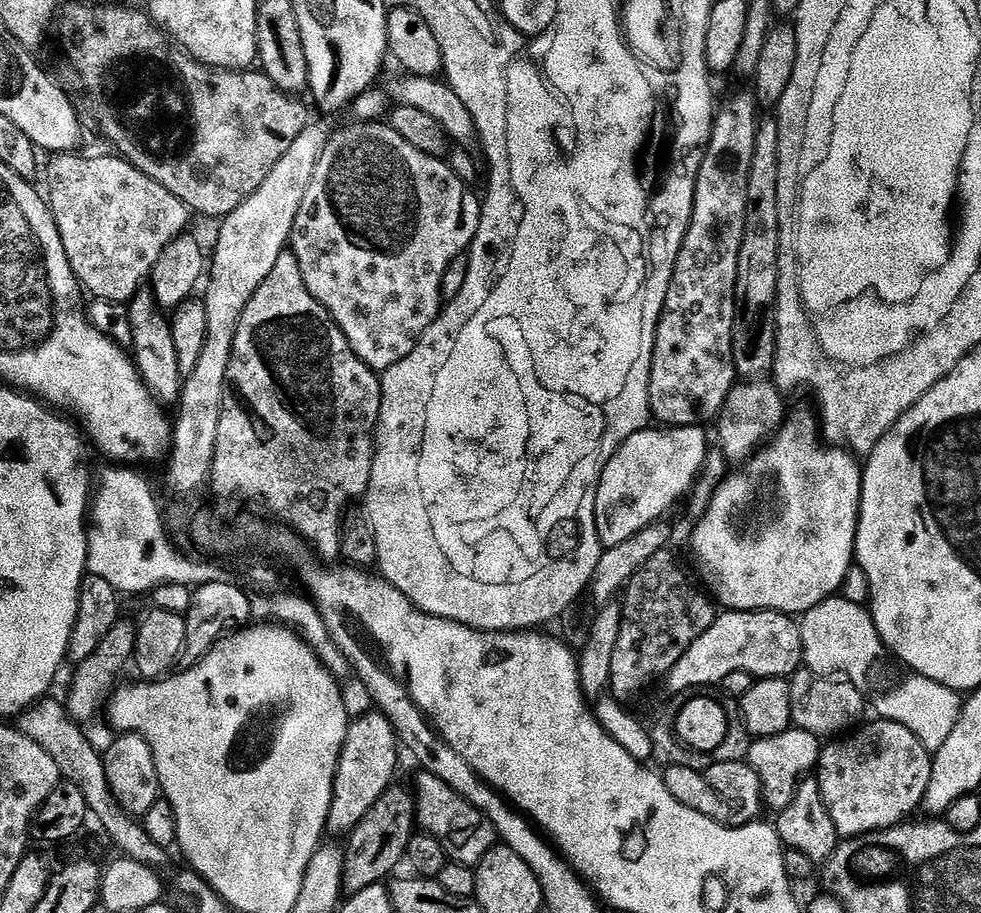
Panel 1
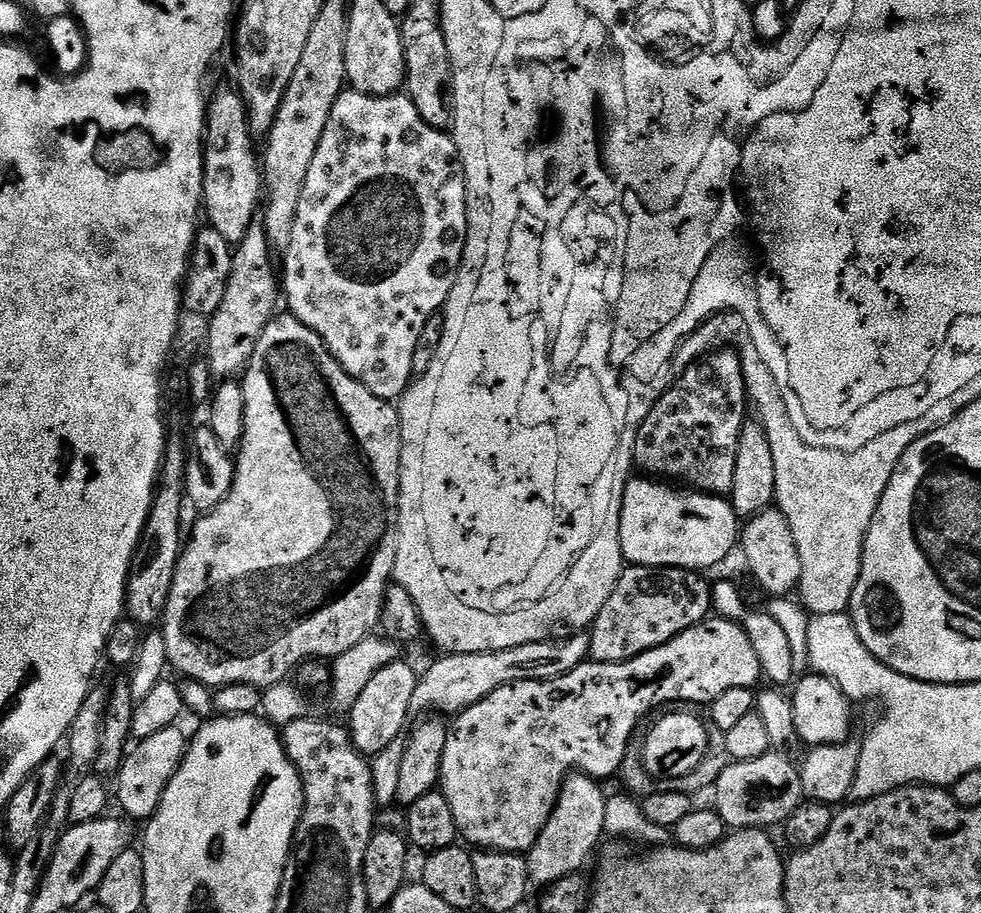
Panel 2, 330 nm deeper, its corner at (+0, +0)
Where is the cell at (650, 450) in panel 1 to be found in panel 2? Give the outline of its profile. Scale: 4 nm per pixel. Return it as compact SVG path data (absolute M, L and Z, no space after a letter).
M656 478L643 479L629 479L622 490L620 541L629 565L705 570L722 563L732 547L737 547L742 524L723 495L685 490Z

